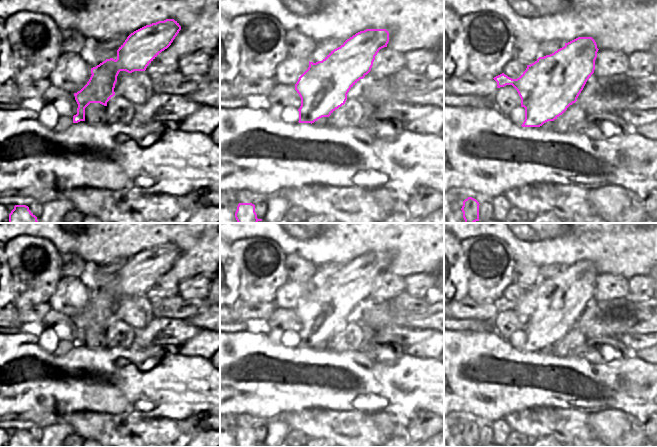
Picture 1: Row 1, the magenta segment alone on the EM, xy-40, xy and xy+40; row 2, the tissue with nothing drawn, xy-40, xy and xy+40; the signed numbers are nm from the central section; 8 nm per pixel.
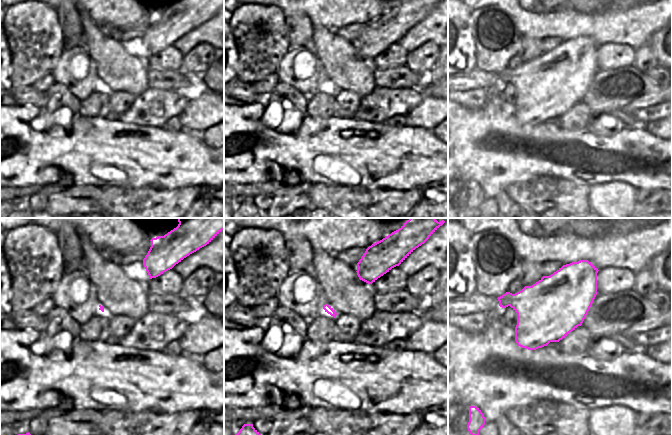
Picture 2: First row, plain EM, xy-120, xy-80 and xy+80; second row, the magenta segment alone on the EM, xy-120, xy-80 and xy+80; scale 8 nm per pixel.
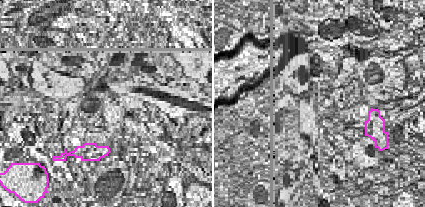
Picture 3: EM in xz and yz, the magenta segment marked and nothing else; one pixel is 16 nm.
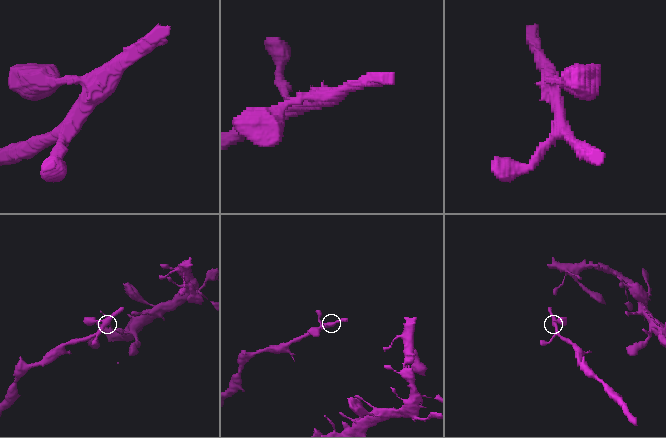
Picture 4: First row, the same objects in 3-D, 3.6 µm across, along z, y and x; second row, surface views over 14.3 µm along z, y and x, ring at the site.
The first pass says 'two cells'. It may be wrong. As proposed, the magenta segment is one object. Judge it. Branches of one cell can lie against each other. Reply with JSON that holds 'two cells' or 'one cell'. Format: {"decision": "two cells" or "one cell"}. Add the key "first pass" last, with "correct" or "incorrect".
{"decision": "two cells", "first pass": "correct"}

